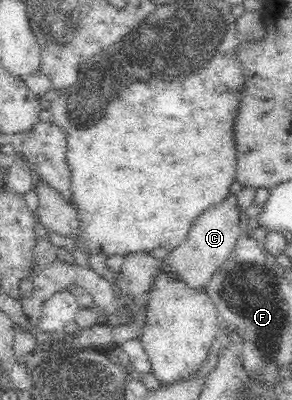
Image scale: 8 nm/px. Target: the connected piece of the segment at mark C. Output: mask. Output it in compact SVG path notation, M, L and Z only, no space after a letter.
M237 195L228 196L221 204L206 209L195 220L184 242L168 251L164 258L165 268L181 274L181 278L190 286L205 286L210 282L210 276L226 262L226 259L236 248L238 239L244 235L240 225L240 212L242 206L238 204Z

